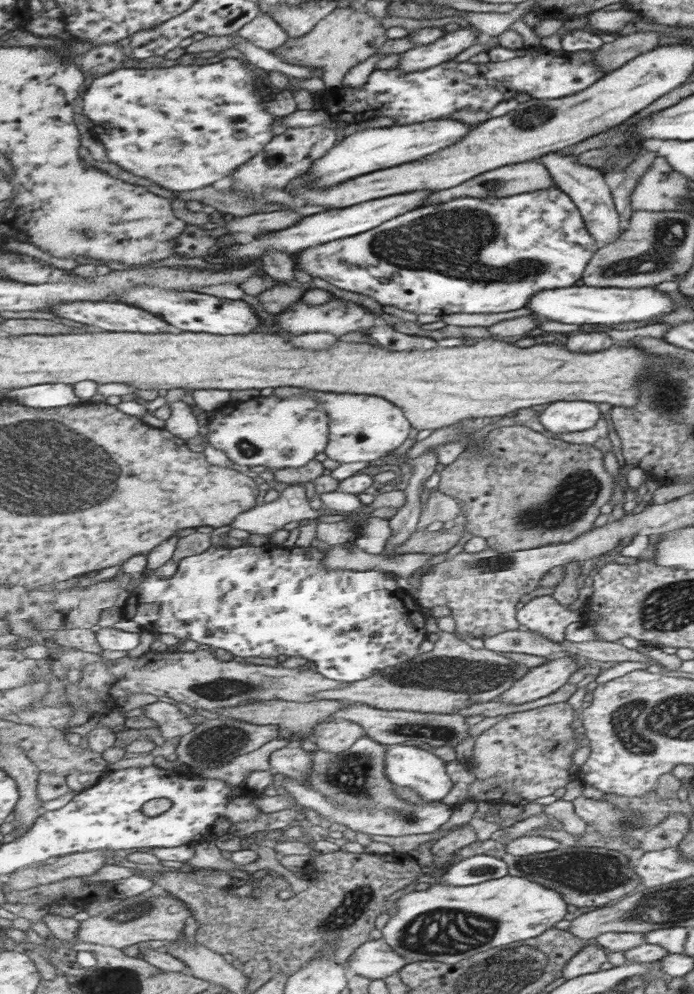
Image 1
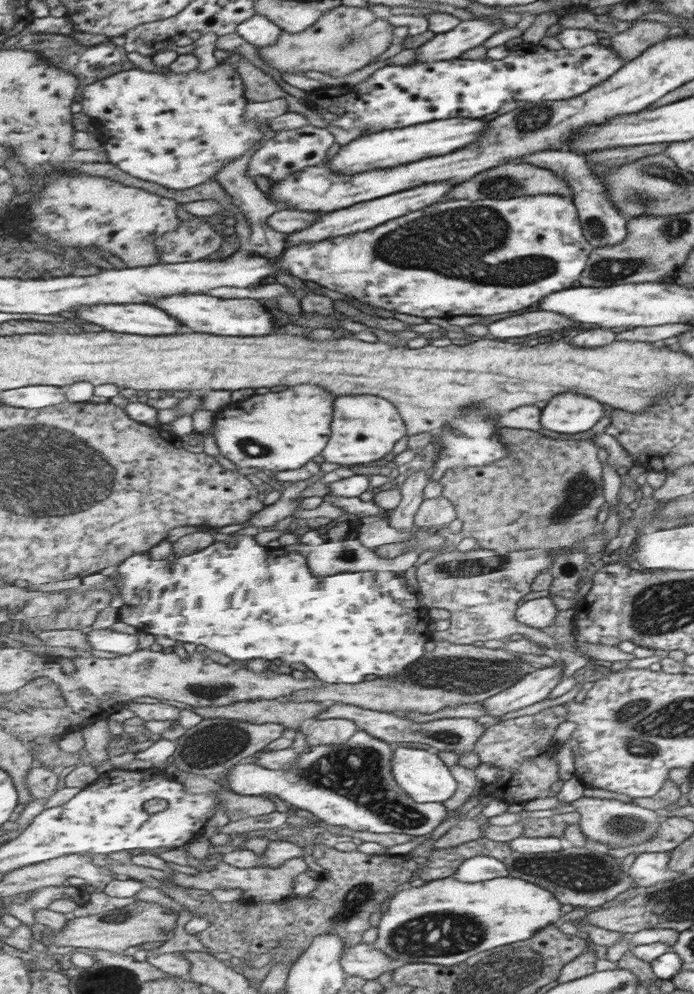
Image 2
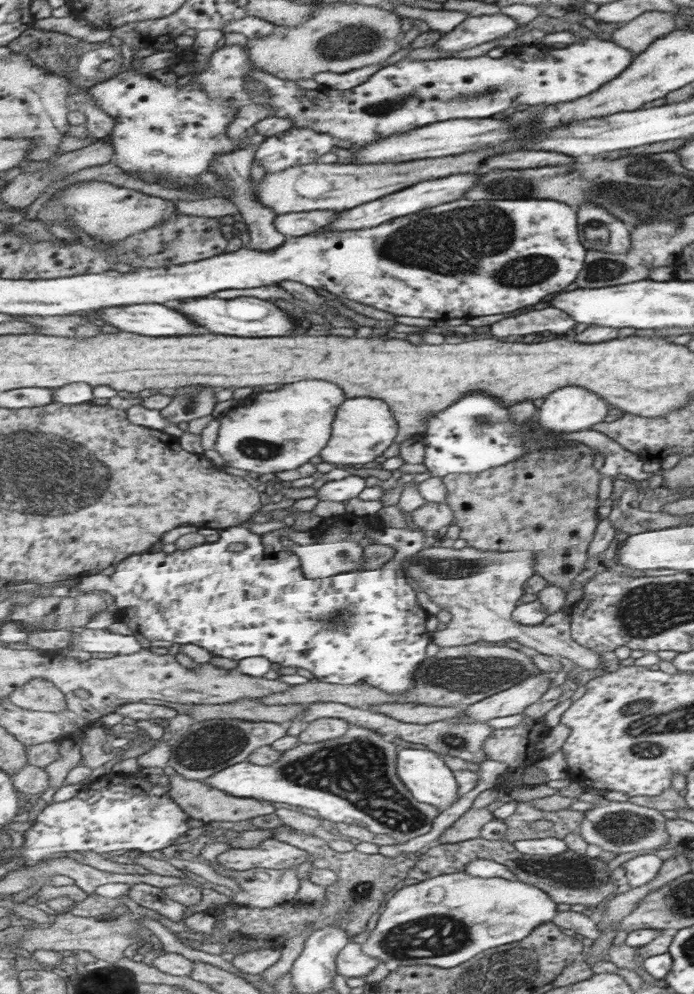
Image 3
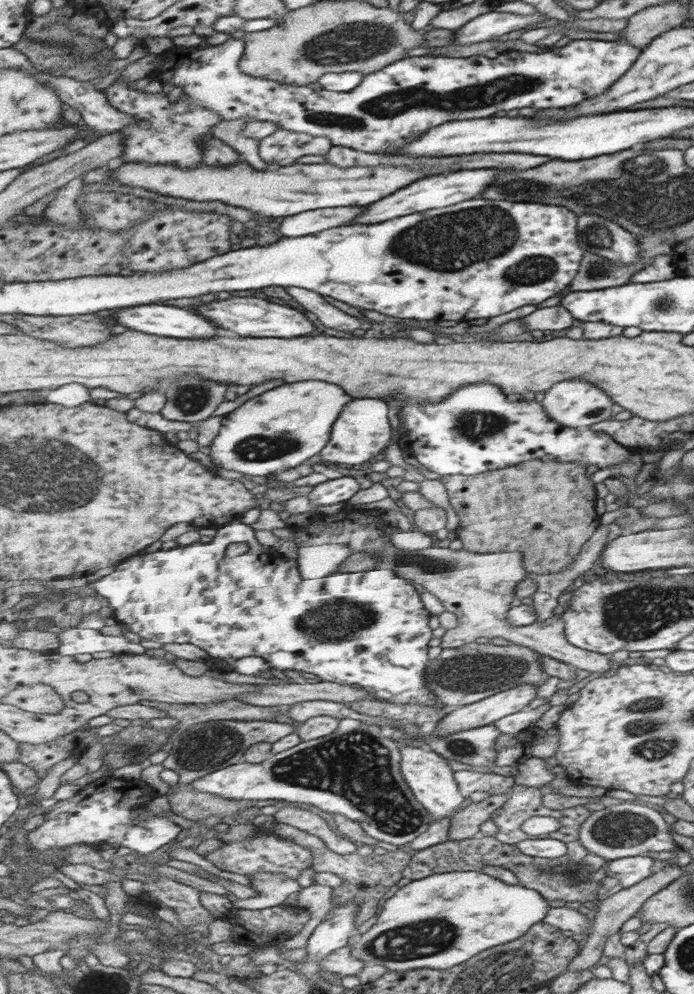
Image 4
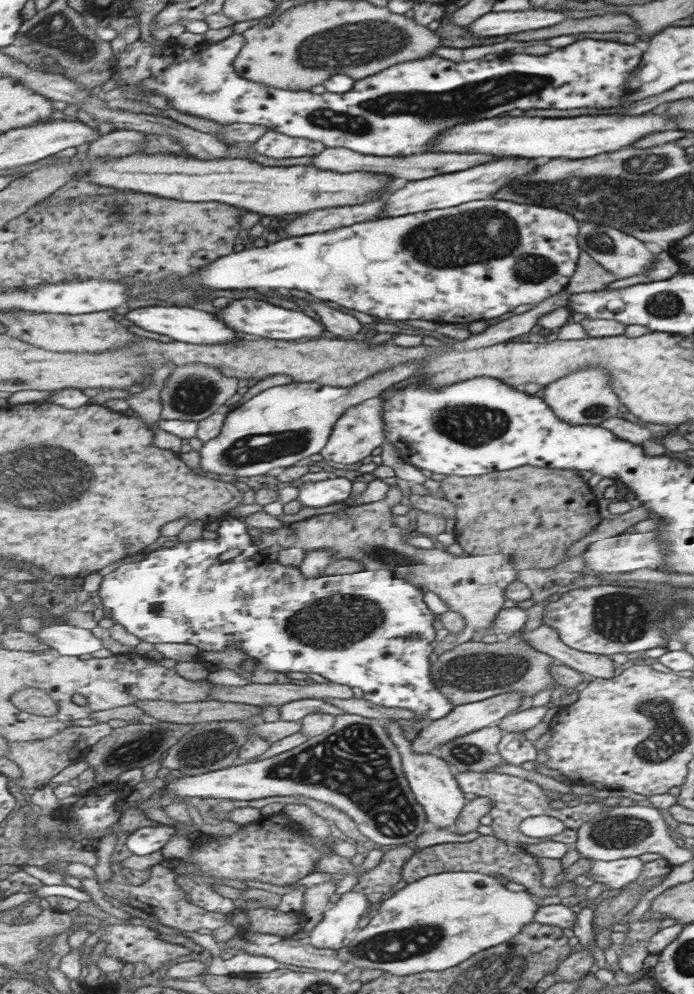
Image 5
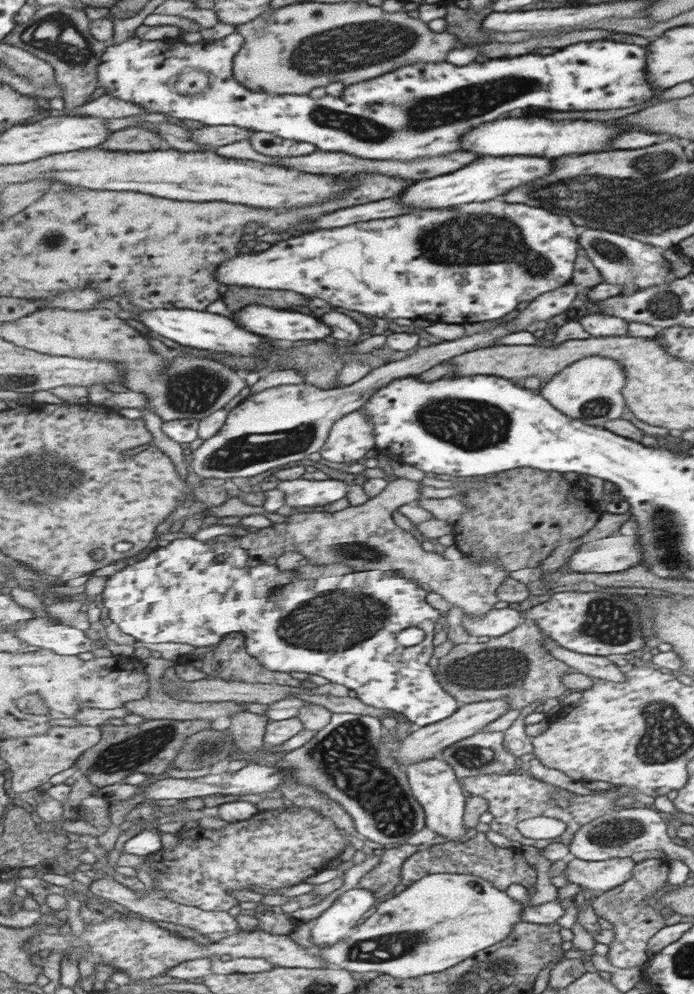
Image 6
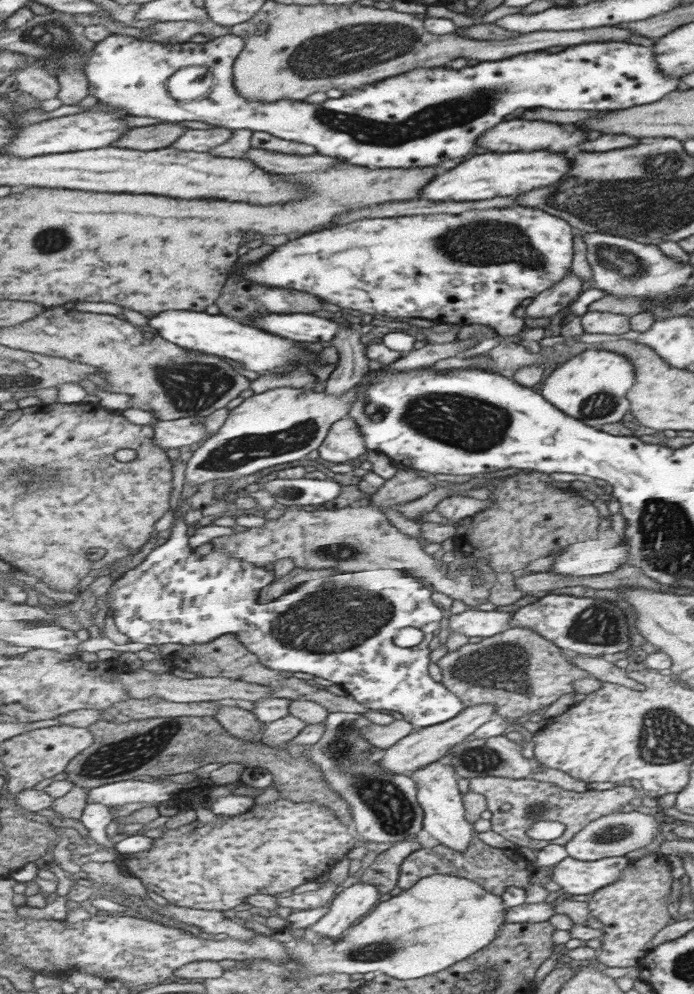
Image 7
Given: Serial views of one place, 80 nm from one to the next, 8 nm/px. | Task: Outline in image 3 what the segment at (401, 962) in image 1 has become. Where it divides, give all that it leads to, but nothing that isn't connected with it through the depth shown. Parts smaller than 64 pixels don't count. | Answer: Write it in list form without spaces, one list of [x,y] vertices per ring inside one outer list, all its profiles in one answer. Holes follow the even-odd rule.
[[[350,942],[337,957],[337,972],[344,978],[359,978],[371,974],[381,960],[365,954],[362,944]]]

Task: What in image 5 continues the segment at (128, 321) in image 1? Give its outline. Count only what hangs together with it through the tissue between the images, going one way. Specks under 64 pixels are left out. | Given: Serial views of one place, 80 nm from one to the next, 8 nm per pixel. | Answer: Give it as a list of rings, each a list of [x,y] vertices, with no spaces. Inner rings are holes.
[[[146,306],[131,309],[125,317],[133,322],[135,326],[145,328],[149,332],[157,334],[165,334],[171,336],[173,340],[183,340],[183,342],[193,342],[195,344],[225,344],[225,342],[233,342],[239,340],[237,332],[233,328],[227,328],[227,324],[223,324],[219,318],[215,318],[209,312],[197,310],[197,308],[179,308],[179,306]]]

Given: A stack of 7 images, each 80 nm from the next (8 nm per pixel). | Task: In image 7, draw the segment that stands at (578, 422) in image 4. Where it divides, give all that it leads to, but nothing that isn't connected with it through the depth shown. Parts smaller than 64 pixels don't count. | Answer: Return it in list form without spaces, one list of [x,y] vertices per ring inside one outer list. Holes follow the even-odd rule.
[[[585,350],[566,361],[559,363],[544,375],[540,393],[557,410],[589,422],[589,426],[601,426],[621,420],[630,410],[627,392],[635,384],[635,367],[618,352],[605,350]]]

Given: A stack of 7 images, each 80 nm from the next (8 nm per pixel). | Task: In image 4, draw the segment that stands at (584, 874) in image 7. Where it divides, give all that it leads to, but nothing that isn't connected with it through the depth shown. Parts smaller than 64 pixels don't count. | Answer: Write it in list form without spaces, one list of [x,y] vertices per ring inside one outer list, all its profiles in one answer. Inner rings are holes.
[[[645,855],[615,859],[609,861],[606,876],[618,879],[617,888],[627,888],[651,875],[654,861]]]

